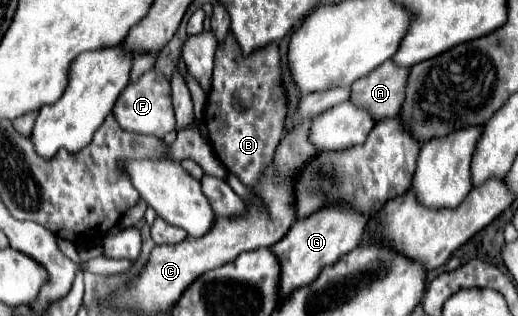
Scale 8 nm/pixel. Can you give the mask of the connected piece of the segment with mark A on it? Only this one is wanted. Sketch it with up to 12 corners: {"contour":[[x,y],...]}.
{"contour":[[391,60],[351,86],[351,102],[377,122],[405,98],[407,68]]}

